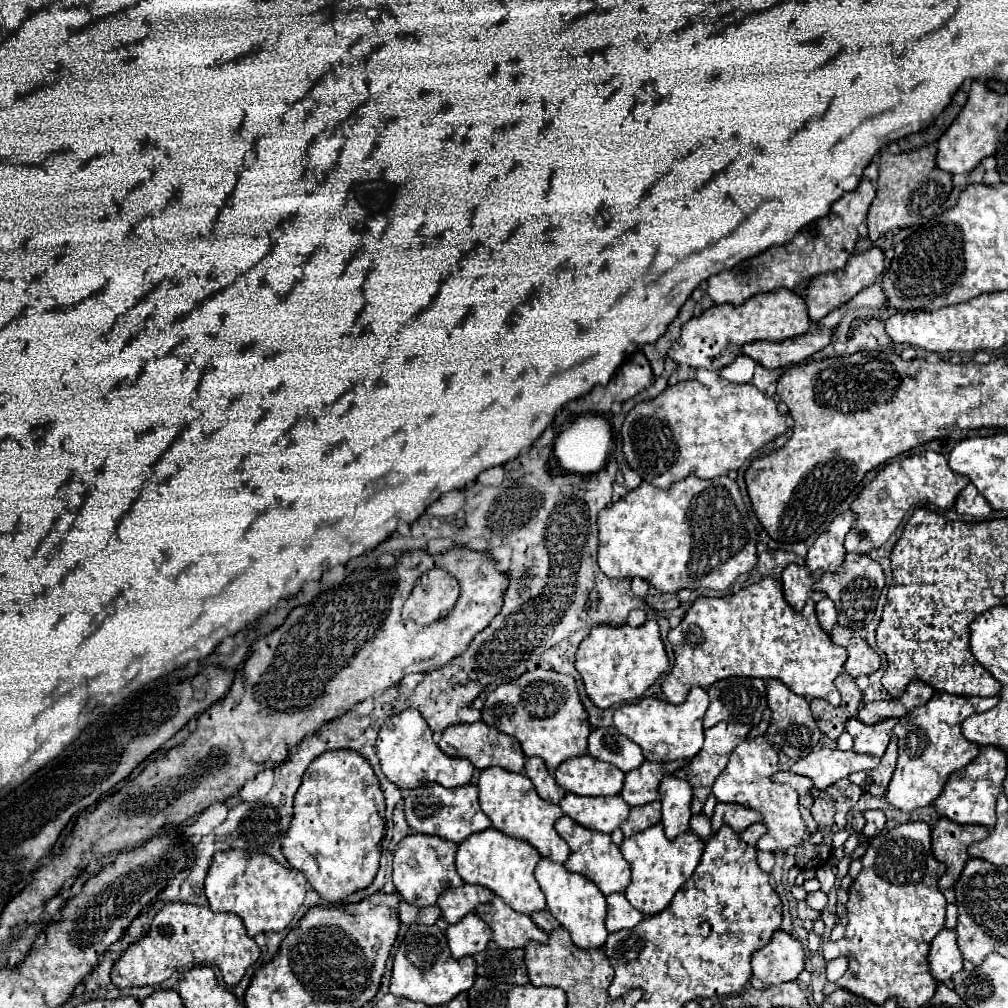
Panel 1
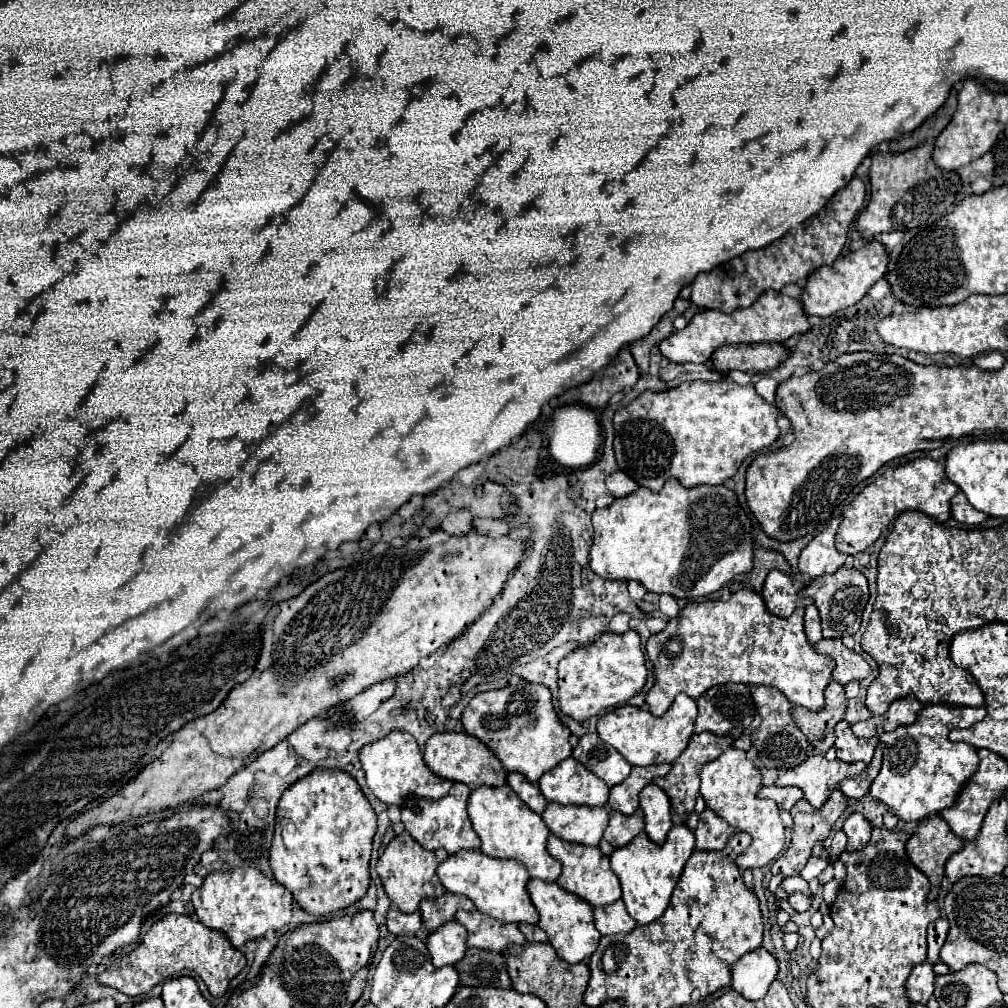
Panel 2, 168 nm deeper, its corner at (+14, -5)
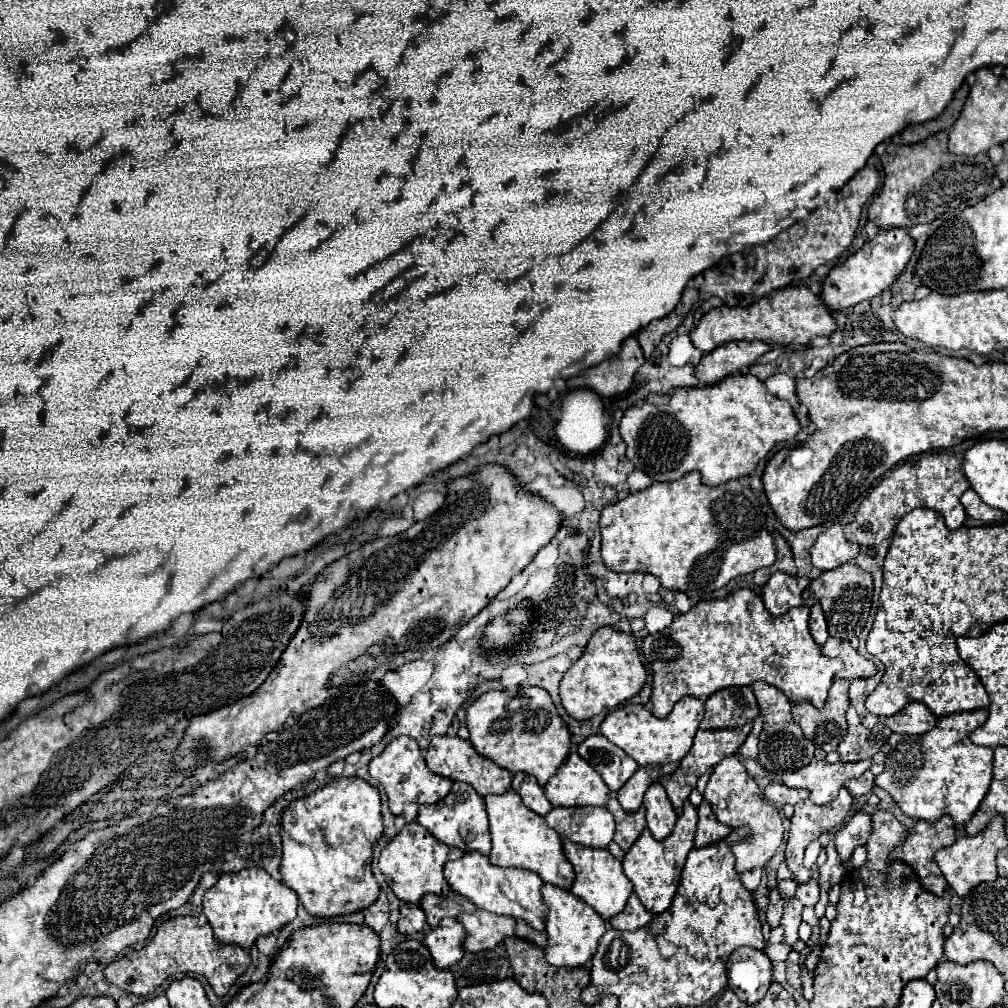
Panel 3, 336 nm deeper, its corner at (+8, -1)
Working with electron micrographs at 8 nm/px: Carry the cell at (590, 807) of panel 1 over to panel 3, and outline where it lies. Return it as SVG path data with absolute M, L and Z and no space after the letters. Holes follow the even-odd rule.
M554 807L546 817L546 823L556 829L562 839L570 839L574 843L586 847L608 847L614 835L614 817L606 807Z

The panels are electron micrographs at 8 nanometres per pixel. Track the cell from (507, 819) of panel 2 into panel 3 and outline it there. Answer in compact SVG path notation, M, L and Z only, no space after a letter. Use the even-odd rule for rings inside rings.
M508 789L502 795L490 795L484 797L488 821L490 821L490 837L492 837L492 851L490 861L500 867L522 867L528 871L534 871L542 877L544 883L552 883L556 887L570 889L574 881L574 867L566 859L562 851L562 839L560 835L546 825L542 815L536 815L534 811L528 811L524 807L520 795L516 791Z

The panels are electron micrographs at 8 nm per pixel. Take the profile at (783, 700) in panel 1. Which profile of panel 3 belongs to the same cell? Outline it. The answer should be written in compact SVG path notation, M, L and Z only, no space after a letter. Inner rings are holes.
M758 681L752 687L754 687L754 695L756 695L756 701L758 701L760 713L764 717L764 727L762 727L760 745L758 745L760 765L766 771L772 771L772 773L788 773L788 771L796 771L796 769L808 765L814 757L814 743L808 741L804 737L802 729L794 723L792 703L788 701L788 697L780 689L776 689L776 687L772 687L764 681Z

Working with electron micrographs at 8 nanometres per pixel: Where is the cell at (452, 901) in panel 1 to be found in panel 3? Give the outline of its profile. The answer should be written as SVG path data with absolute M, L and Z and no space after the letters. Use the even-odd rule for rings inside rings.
M450 893L446 897L438 897L438 895L424 895L420 901L420 907L426 913L428 925L434 929L444 917L458 917L460 913L472 913L476 911L476 905L466 899L464 895L458 893Z

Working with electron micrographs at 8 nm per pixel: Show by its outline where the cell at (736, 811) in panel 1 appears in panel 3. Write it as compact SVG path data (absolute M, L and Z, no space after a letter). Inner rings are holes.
M702 801L700 809L698 809L698 817L700 817L700 821L698 821L698 831L696 831L696 839L694 839L696 847L706 847L706 845L718 843L718 841L726 839L726 835L730 835L730 831L732 831L732 827L716 821L716 815L712 813L712 807L708 801Z

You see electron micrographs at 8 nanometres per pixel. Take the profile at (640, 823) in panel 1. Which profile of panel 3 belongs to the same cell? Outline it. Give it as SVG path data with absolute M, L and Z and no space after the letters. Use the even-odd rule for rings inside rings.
M612 797L608 801L608 811L614 815L616 819L616 833L614 833L614 841L620 845L622 851L628 851L632 847L632 843L638 839L638 835L646 829L646 817L644 817L644 807L640 807L634 813L626 813L618 799Z

